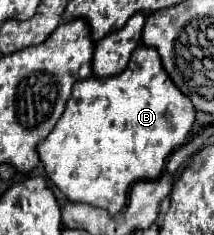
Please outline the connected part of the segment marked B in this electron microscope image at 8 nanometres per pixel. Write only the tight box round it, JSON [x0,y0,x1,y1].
[37,46,195,214]

